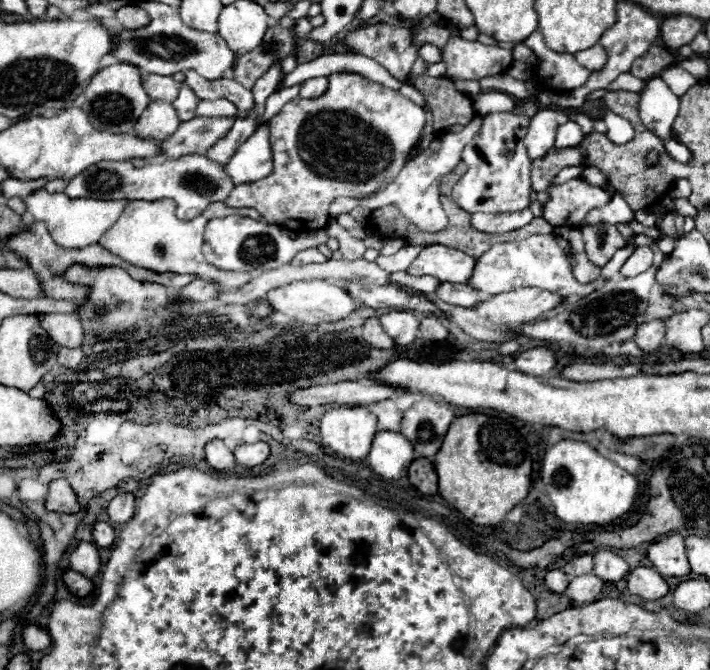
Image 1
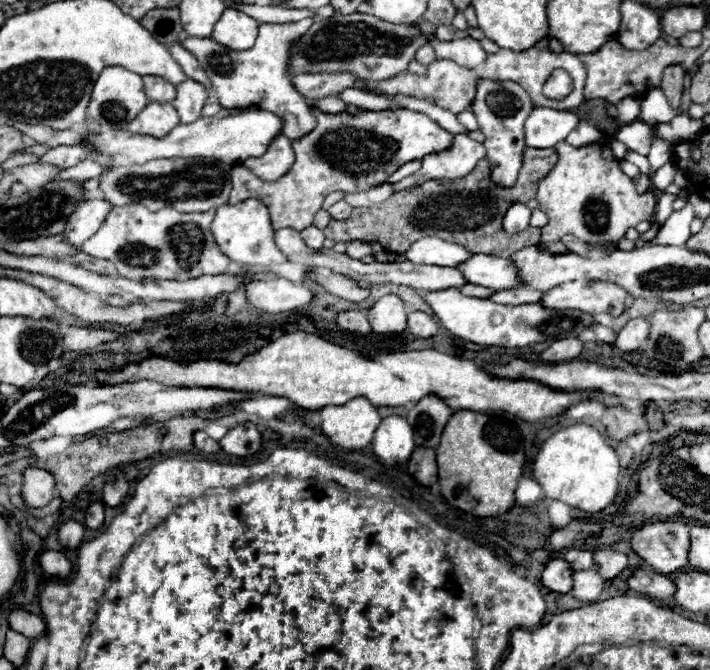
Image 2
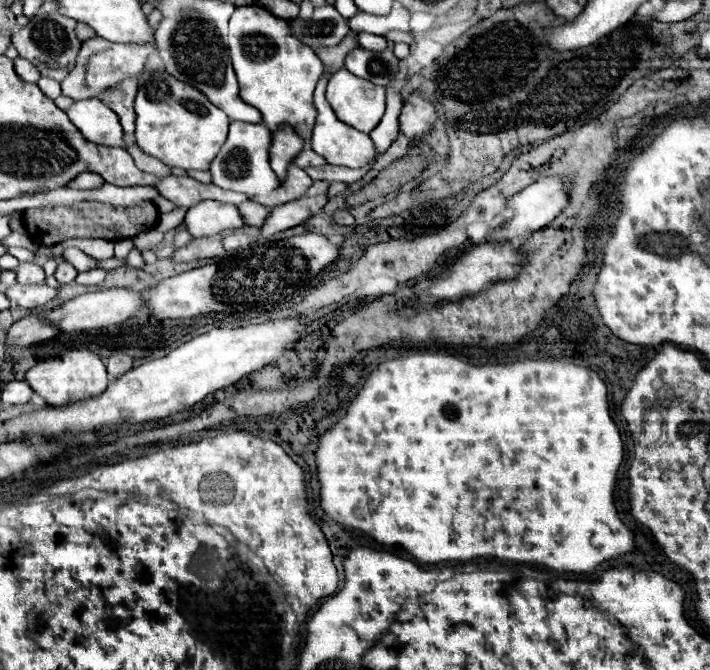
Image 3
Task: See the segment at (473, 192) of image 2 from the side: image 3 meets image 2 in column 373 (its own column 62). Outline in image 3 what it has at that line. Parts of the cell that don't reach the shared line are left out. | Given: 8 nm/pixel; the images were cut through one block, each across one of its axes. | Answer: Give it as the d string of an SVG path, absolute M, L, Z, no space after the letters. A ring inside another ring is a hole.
M142 200L132 208L116 208L110 204L72 204L72 206L46 206L26 210L22 216L26 236L38 246L52 246L68 238L102 238L102 240L128 240L156 226L158 210L150 200Z

